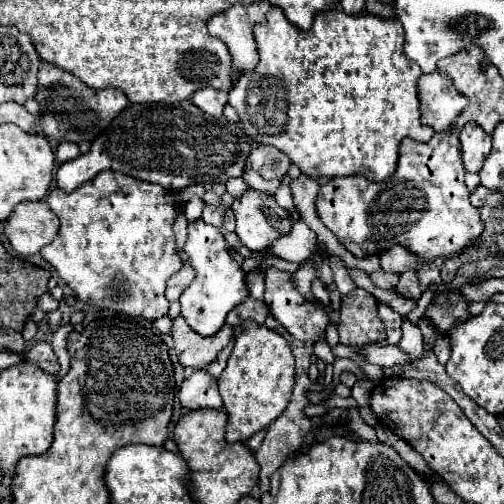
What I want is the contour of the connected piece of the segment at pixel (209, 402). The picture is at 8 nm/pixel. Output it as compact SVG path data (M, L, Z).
M206 371L192 373L180 387L180 403L188 409L220 409L222 397L218 393L218 383Z

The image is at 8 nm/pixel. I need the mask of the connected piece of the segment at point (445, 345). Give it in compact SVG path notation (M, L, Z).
M444 337L438 339L433 346L433 352L437 356L438 361L441 364L445 365L451 355L451 346L449 338Z

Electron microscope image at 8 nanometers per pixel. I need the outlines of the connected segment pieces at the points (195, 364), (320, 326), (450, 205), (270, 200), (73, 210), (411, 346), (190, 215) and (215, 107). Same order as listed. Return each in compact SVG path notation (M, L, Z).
M178 315L172 325L172 337L176 343L178 359L184 367L192 369L204 369L208 363L216 359L220 349L228 345L232 339L232 327L226 323L216 335L202 337L196 331L188 327L188 323Z
M266 269L266 293L264 293L264 303L268 305L272 317L278 319L278 323L296 339L302 341L316 341L324 335L328 317L326 311L320 303L308 303L298 291L294 291L294 285L290 281L290 273L278 271L278 269Z
M456 131L434 133L428 143L404 139L394 175L380 183L364 177L330 179L320 187L316 211L322 223L356 257L382 253L392 245L404 245L424 259L448 257L462 251L484 231L484 221L470 203L464 173Z
M246 189L246 193L242 193L240 197L234 199L232 203L232 213L236 217L236 235L240 237L240 243L244 247L248 247L250 251L262 251L268 249L278 237L284 237L292 231L292 219L290 213L286 209L282 209L274 195L256 191L256 189Z
M100 171L96 179L80 185L72 193L52 189L46 203L58 215L60 231L58 237L40 253L84 303L142 319L158 319L168 313L168 301L164 297L166 281L182 267L172 233L178 205L176 193L122 173Z
M404 319L402 323L402 339L400 339L402 351L406 351L412 359L420 359L424 347L422 347L422 331L418 329L416 323L410 319Z
M192 197L186 207L184 207L184 213L186 213L186 219L192 221L192 219L198 219L202 215L202 209L204 209L204 201L200 197Z
M204 87L194 93L192 103L196 103L204 113L208 113L212 117L222 117L226 99L228 99L226 91L218 91L214 87Z

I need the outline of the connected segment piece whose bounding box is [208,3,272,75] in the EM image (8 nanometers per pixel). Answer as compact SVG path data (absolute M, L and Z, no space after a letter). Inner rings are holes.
M234 3L230 9L220 11L208 19L210 35L222 39L228 45L236 75L256 65L258 53L252 27L254 23L264 23L270 9L270 3Z

